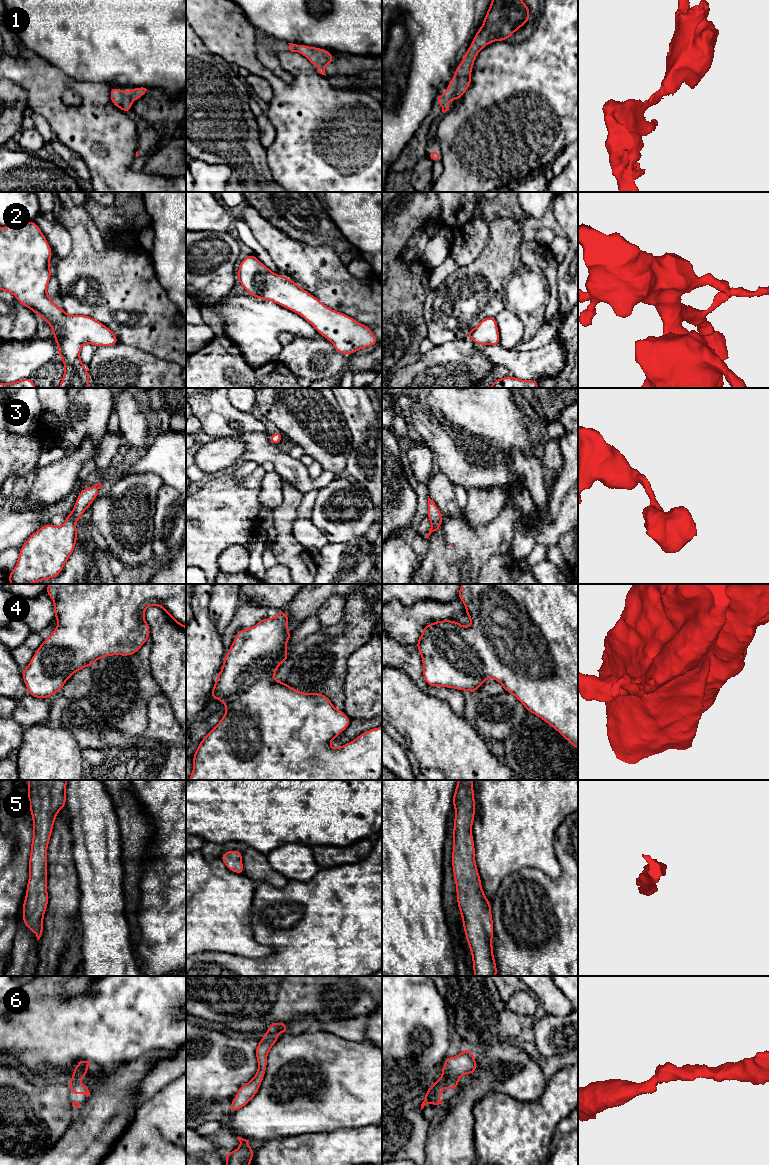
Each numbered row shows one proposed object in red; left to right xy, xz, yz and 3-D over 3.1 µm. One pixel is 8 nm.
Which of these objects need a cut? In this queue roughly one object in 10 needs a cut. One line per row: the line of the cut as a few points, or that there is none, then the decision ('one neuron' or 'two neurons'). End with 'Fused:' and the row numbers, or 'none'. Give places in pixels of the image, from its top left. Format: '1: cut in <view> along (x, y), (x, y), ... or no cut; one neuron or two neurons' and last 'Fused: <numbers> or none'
1: no cut; one neuron
2: no cut; one neuron
3: no cut; one neuron
4: no cut; one neuron
5: no cut; one neuron
6: no cut; one neuron
Fused: none

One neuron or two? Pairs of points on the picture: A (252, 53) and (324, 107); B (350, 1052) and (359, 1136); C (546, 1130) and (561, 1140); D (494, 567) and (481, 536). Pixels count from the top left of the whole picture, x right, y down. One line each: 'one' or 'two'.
A: one
B: two
C: two
D: two

